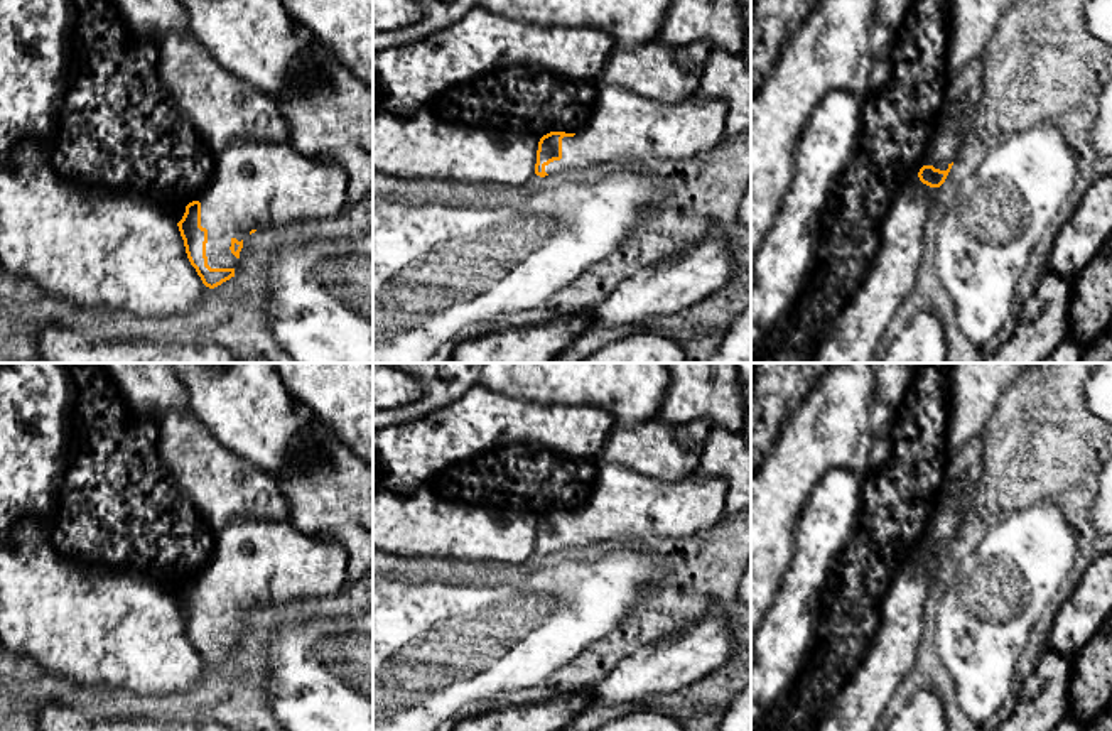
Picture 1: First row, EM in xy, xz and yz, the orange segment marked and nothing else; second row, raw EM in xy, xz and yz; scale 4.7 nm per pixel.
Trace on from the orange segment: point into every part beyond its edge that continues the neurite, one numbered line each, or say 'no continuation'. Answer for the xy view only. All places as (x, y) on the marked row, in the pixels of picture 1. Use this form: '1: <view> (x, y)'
1: xy (245, 186)

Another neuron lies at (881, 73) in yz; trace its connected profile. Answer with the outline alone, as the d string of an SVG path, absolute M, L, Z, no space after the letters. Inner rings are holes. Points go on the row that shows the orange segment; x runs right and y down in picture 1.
M883 54L874 61L871 78L869 78L869 93L881 91L893 76L893 62L889 56Z

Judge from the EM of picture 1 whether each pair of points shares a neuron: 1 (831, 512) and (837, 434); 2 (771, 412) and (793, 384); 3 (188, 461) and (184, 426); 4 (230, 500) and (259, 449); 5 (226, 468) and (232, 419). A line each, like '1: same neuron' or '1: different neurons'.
1: different neurons
2: same neuron
3: same neuron
4: different neurons
5: different neurons

